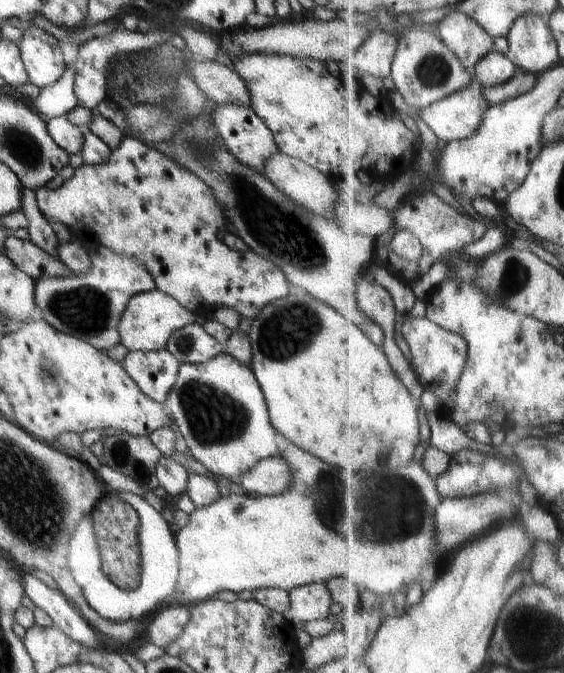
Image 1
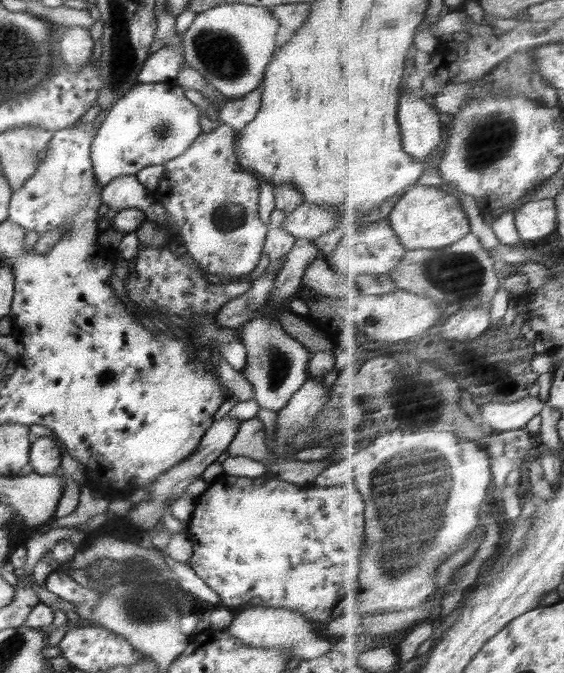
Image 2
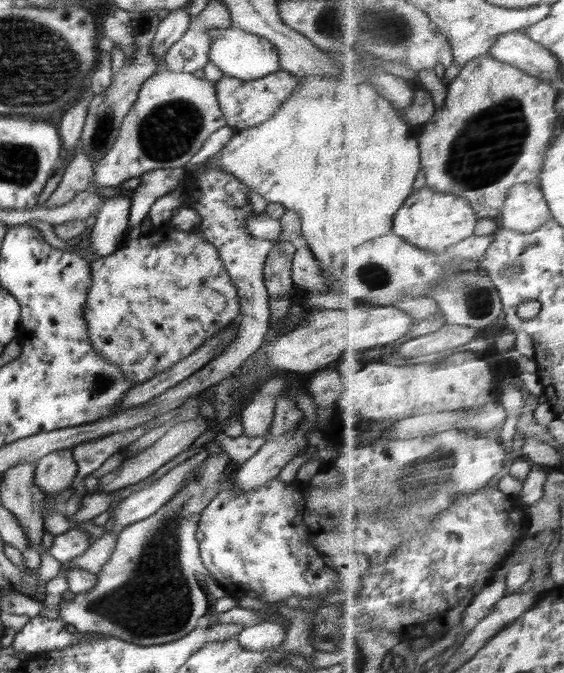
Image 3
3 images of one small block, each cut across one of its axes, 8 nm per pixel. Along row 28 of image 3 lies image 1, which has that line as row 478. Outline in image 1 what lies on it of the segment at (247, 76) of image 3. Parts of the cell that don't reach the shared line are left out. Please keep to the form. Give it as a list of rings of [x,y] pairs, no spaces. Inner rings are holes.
[[[226,352],[203,363],[182,363],[176,382],[168,393],[165,407],[176,422],[180,434],[184,436],[191,456],[216,477],[225,479],[228,483],[240,483],[242,476],[258,463],[279,455],[276,445],[277,430],[270,422],[266,399],[259,382],[249,366],[243,365]]]

